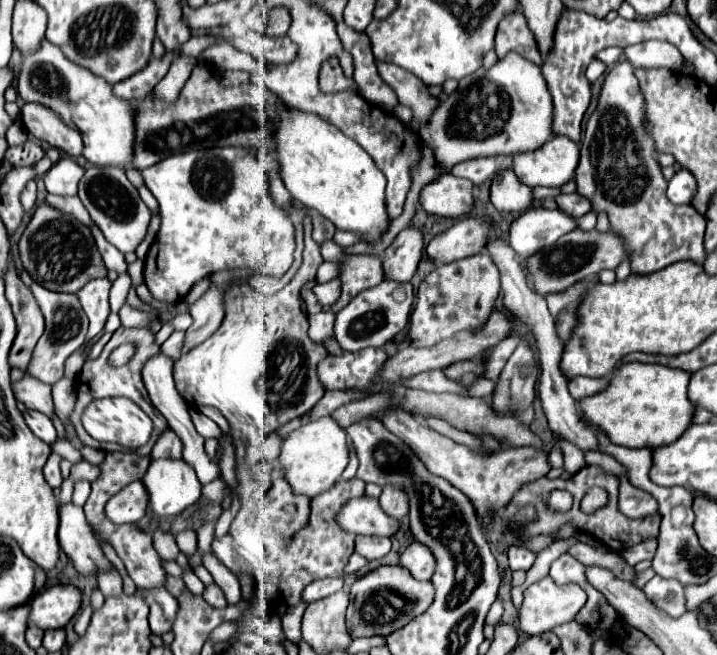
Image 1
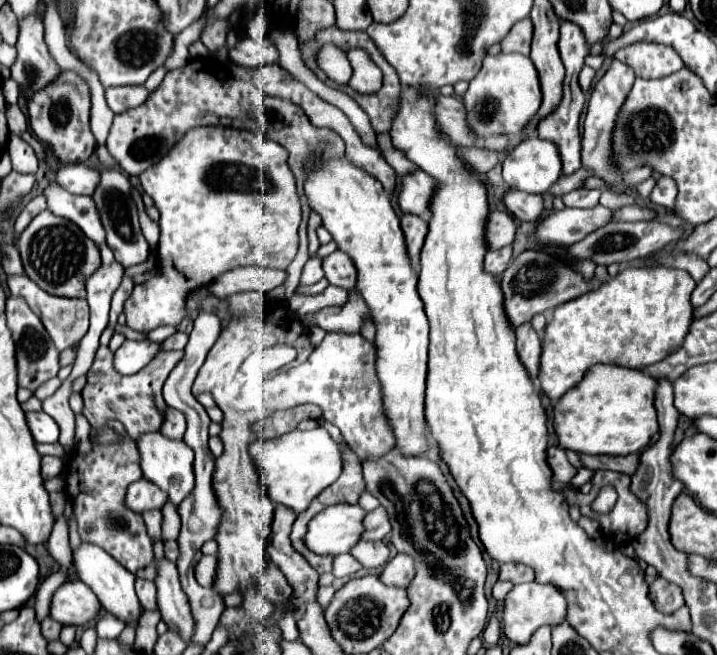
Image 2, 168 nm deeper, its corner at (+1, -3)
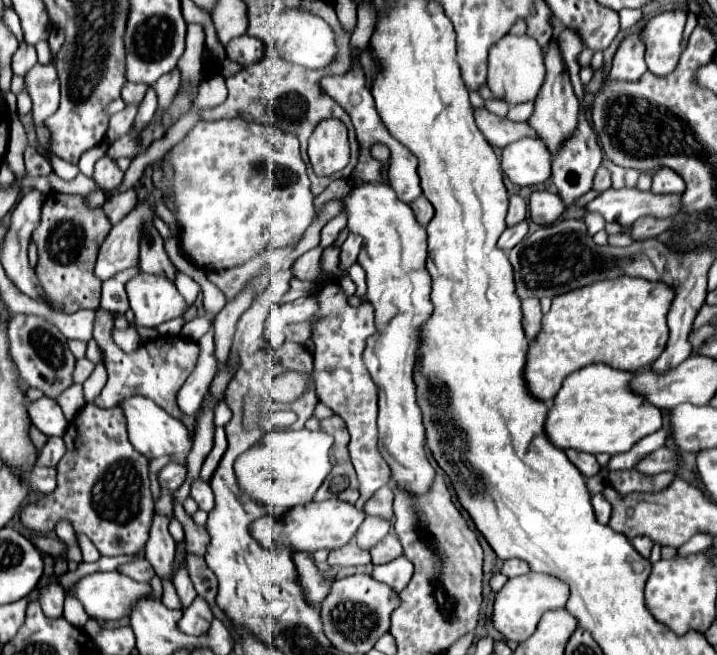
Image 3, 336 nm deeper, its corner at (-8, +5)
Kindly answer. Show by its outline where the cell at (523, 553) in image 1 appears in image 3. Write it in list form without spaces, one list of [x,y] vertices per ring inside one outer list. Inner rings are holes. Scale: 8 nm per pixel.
[[[505,560],[503,568],[501,568],[501,574],[505,574],[507,578],[513,578],[513,576],[521,576],[521,574],[527,574],[529,572],[529,566],[523,562],[523,560]]]

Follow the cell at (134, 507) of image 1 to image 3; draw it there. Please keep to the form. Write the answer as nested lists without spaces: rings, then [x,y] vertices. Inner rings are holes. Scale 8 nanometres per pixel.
[[[167,464],[161,472],[159,472],[159,484],[163,488],[169,488],[169,490],[177,490],[183,480],[185,480],[185,474],[187,474],[187,468],[183,468],[183,464]]]

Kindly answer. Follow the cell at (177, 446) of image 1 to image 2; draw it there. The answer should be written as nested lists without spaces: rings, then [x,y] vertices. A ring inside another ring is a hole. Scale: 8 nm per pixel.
[[[168,408],[168,410],[166,410],[164,424],[162,424],[160,432],[162,432],[164,436],[170,436],[172,440],[182,440],[184,430],[186,430],[186,420],[184,420],[182,412]]]

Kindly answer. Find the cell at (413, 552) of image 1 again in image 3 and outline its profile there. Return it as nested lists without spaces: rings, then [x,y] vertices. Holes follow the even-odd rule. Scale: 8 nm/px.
[[[401,556],[401,558],[395,558],[395,560],[387,562],[387,564],[373,566],[371,576],[375,580],[387,584],[395,592],[401,592],[409,584],[409,580],[413,576],[413,566],[411,566],[411,562],[405,556]]]

